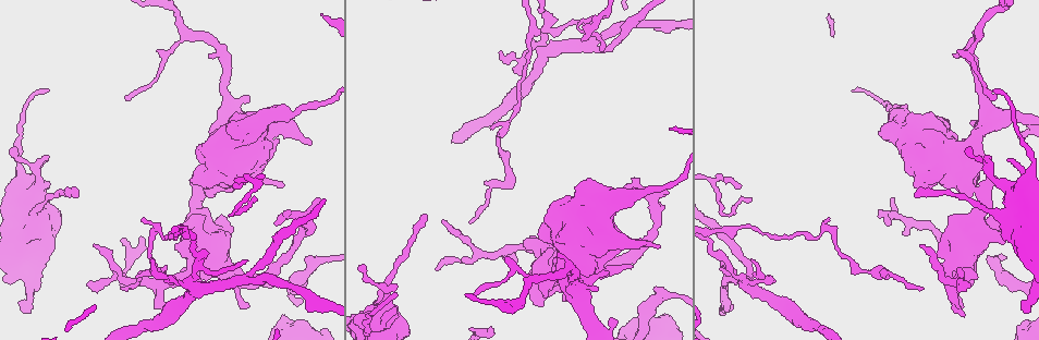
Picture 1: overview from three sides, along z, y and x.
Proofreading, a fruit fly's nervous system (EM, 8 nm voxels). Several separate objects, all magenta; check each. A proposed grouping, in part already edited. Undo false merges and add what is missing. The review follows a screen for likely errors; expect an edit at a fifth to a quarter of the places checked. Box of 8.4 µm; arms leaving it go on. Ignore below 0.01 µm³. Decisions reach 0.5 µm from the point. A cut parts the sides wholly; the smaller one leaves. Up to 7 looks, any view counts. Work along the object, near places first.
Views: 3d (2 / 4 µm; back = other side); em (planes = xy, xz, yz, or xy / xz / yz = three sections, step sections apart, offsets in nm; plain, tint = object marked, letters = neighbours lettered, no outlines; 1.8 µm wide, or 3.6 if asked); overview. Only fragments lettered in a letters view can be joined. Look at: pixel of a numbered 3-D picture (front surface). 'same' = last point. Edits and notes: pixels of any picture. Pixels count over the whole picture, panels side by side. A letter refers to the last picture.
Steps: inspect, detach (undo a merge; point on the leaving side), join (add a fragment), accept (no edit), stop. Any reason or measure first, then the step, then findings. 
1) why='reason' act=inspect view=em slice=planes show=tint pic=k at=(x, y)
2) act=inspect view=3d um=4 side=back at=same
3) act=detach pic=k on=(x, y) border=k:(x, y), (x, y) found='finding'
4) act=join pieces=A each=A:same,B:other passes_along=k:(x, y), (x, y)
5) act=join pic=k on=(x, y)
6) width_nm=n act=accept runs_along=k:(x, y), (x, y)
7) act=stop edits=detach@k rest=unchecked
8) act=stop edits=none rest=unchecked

why='sudden change in width' act=inspect view=em um=3.6 slice=xz step=8 show=letters pic=1 at=(263, 146)

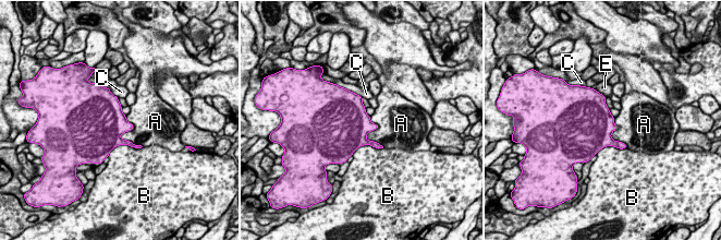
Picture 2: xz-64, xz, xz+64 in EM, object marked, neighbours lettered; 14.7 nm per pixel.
act=accept each=A:other,B:other,C:other,E:other border=2:(369, 116), (383, 147) found='one neuron here'

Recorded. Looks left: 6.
why='calibre changes' act=inspect view=3d um=2 pic=1 at=(980, 192)

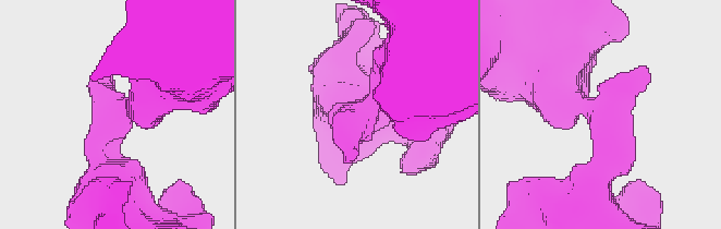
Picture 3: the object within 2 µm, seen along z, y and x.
why='need the tissue' act=inspect view=em slice=xz step=16 show=letters pic=3 at=(118, 116)

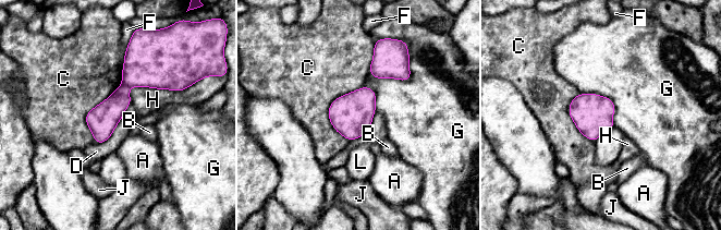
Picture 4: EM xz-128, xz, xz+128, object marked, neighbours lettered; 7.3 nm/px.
width_nm=220 act=detach pic=4 on=(108, 113) each=A:other,B:other,C:other,D:other,F:other,G:other,H:other,J:other,L:other border=4:(123, 83), (130, 86) found='two neurons meet here'

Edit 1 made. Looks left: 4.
why='redraw' act=inspect view=overview

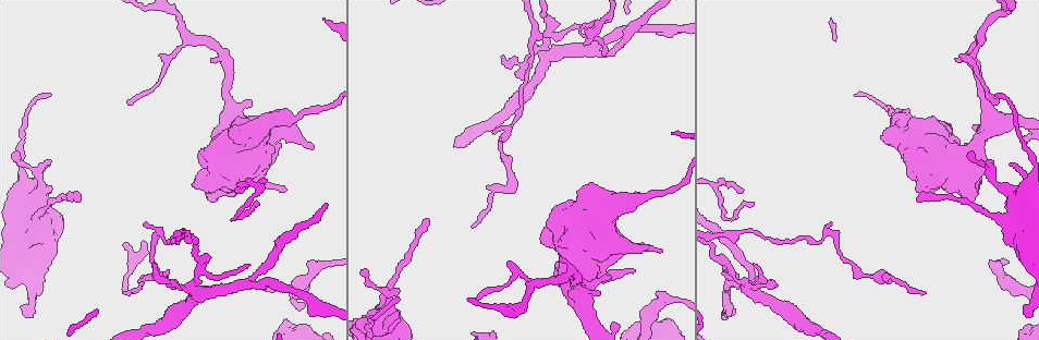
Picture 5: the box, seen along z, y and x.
act=inspect view=em um=3.6 slice=planes show=letters pic=5 at=(604, 56)

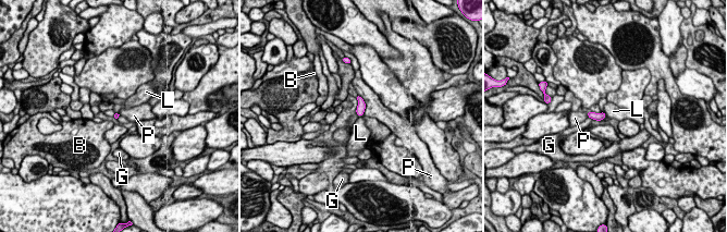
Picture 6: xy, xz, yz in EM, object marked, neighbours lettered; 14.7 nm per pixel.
longest_contact=P:340nm act=accept each=B:other,G:other,L:other,P:other border=6:(604, 111), (606, 116) found='none of them fits'

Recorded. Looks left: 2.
act=stop edits=detach@4 rest=unchecked

